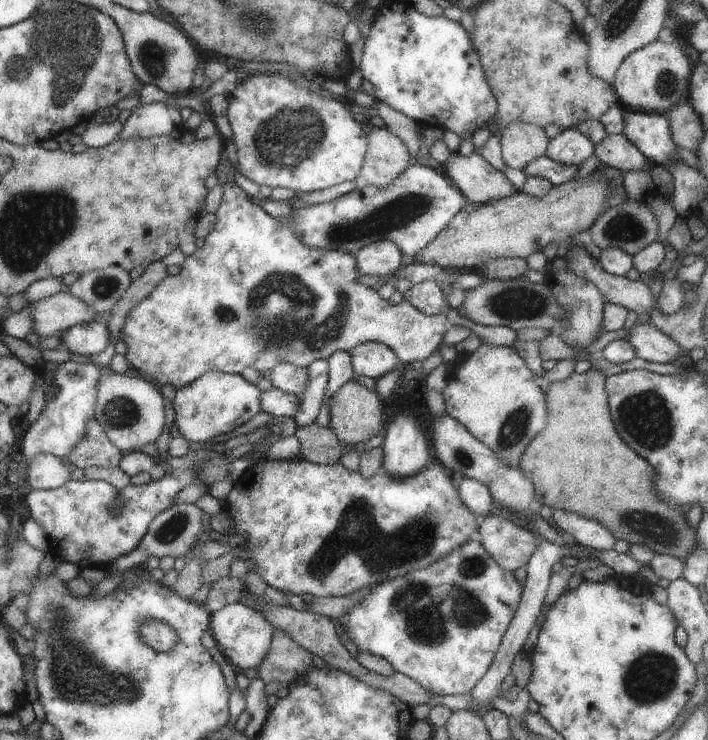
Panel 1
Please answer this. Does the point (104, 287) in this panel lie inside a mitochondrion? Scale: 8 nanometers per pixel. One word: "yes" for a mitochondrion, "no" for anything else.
yes

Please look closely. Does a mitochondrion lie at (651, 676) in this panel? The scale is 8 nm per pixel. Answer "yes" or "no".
yes

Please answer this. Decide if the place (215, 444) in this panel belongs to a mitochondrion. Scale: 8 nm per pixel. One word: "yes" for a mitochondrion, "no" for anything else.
no

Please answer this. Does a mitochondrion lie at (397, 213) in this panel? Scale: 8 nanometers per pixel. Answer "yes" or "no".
yes

